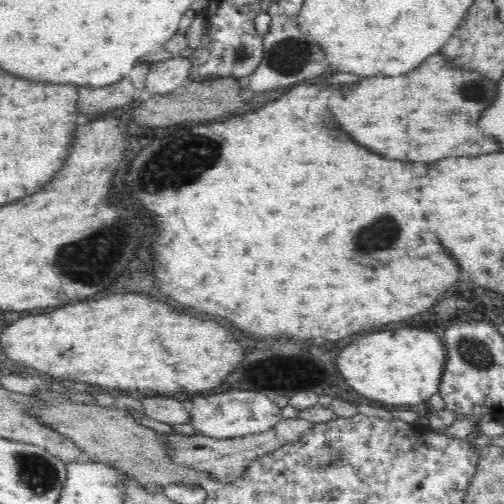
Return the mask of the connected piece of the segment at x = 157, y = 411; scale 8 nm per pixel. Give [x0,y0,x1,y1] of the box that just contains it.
[143,396,194,426]

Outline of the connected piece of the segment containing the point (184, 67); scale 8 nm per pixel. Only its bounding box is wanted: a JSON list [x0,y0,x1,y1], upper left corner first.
[145,56,190,95]

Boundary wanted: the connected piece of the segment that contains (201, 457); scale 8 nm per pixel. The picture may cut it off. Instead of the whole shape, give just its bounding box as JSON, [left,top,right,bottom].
[169,418,310,485]

